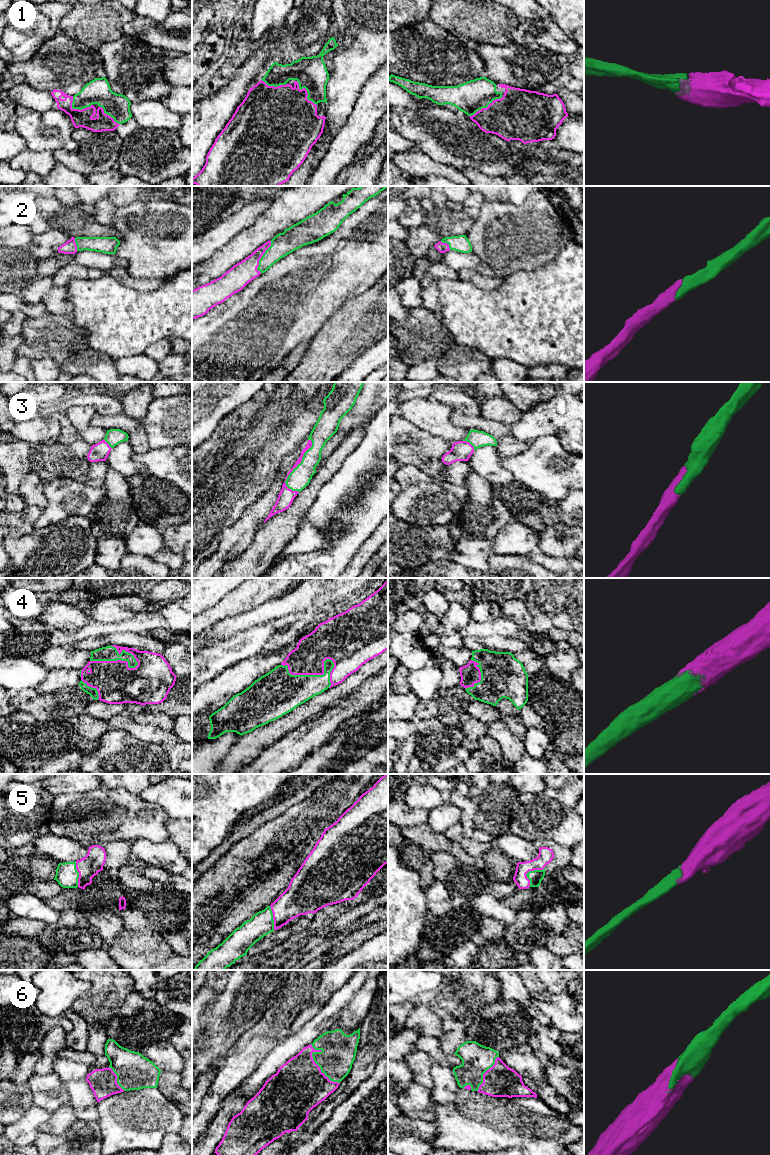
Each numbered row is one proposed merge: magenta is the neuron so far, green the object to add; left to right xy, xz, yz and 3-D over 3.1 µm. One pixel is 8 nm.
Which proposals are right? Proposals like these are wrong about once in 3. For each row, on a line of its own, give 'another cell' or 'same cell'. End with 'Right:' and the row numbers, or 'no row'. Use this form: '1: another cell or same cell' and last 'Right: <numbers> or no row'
1: same cell
2: same cell
3: same cell
4: same cell
5: same cell
6: same cell
Right: 1, 2, 3, 4, 5, 6

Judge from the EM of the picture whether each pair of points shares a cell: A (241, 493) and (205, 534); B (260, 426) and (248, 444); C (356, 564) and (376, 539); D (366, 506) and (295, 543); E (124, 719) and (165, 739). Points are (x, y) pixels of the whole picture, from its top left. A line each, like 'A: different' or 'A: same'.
A: same
B: same
C: same
D: different
E: same

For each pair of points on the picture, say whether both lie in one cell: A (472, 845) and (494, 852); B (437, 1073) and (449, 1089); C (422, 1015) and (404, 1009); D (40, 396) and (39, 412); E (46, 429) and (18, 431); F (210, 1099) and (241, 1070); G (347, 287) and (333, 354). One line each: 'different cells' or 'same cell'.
A: different cells
B: same cell
C: different cells
D: different cells
E: same cell
F: same cell
G: different cells

